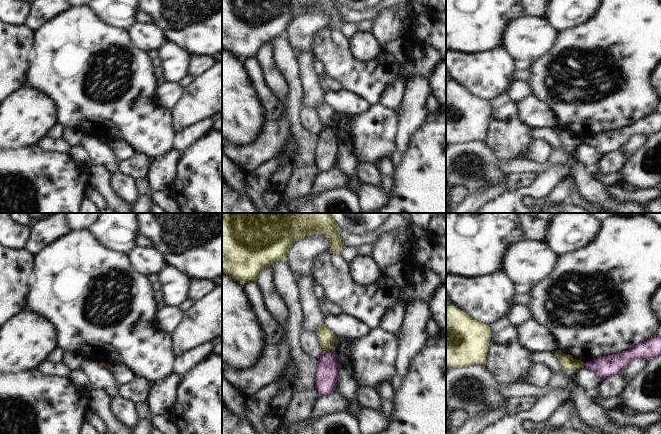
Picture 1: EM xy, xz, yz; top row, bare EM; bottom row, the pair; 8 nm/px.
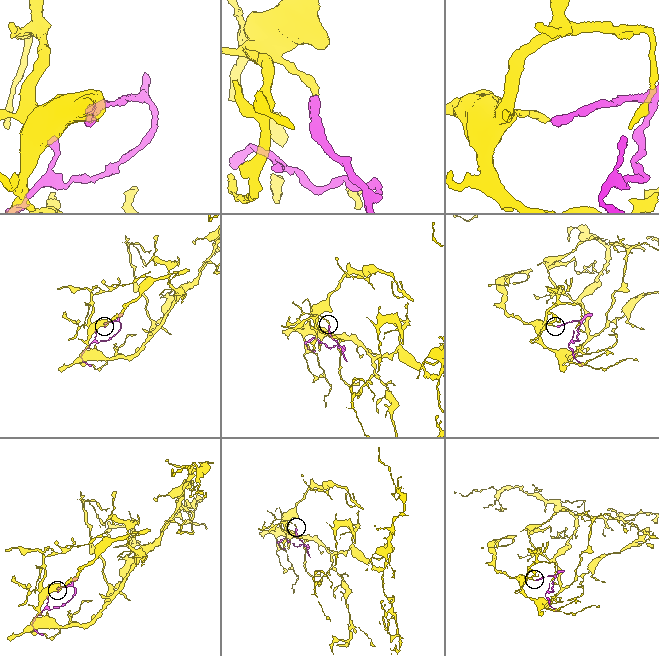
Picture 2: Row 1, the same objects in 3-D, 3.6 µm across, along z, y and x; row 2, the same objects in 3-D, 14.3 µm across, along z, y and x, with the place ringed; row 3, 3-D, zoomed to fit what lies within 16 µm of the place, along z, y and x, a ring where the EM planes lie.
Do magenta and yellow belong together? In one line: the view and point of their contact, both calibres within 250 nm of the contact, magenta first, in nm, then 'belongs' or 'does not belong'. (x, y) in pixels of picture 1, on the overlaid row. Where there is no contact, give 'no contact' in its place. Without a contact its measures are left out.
meets magenta in xz at (327, 351); 180 nm thick on the magenta side, 140 nm on the other; does not belong

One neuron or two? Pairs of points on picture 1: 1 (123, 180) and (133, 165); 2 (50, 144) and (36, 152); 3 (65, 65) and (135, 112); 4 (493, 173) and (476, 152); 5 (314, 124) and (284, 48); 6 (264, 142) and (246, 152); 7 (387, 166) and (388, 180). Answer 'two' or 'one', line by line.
1: two
2: two
3: one
4: one
5: two
6: one
7: one

